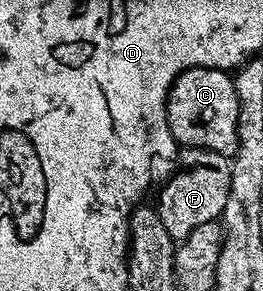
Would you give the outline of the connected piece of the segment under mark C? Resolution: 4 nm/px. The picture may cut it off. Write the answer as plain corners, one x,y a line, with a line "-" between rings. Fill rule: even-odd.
188,68
180,72
169,91
165,113
171,134
185,148
205,148
206,153
232,157
237,150
239,100
233,77
224,68

